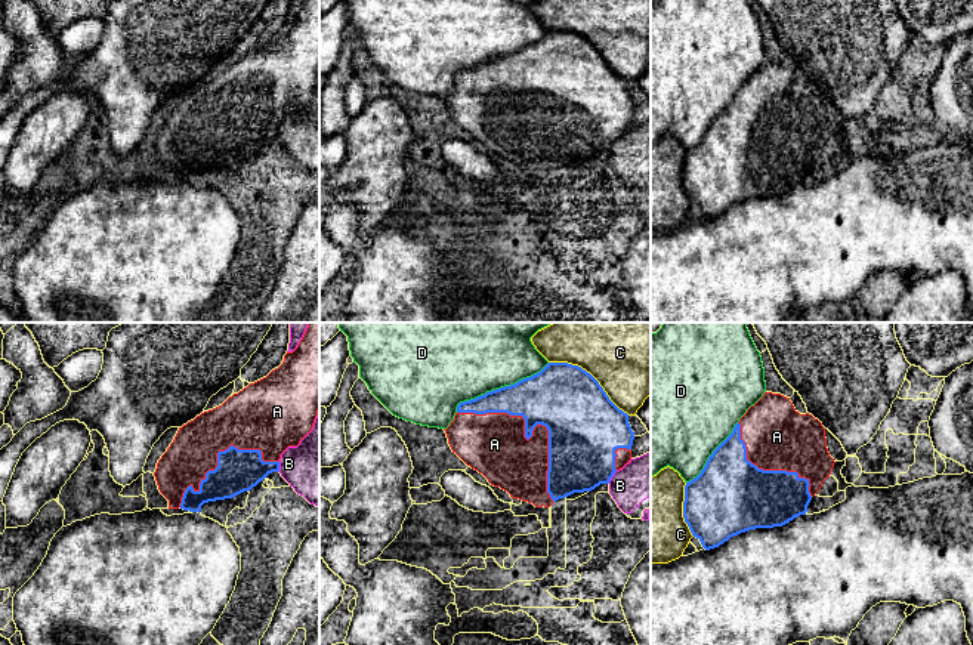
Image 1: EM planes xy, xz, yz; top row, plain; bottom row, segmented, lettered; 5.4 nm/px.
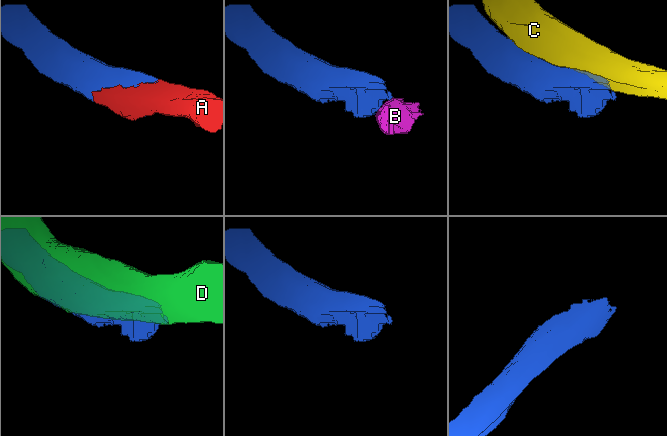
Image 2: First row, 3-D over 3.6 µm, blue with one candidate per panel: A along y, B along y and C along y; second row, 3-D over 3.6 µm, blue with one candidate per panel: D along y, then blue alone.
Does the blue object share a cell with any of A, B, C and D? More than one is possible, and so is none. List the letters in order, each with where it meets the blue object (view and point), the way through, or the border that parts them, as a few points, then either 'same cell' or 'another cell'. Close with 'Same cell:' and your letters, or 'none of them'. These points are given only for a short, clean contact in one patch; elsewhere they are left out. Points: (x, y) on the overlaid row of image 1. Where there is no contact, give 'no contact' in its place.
A: meets blue in xz at (531, 434); same cell
B: meets blue in xz at (612, 475); border along xz (617, 471), (608, 483); another cell
C: meets blue in xz at (592, 376); another cell
D: meets blue in xz at (500, 388); another cell
Same cell: A

